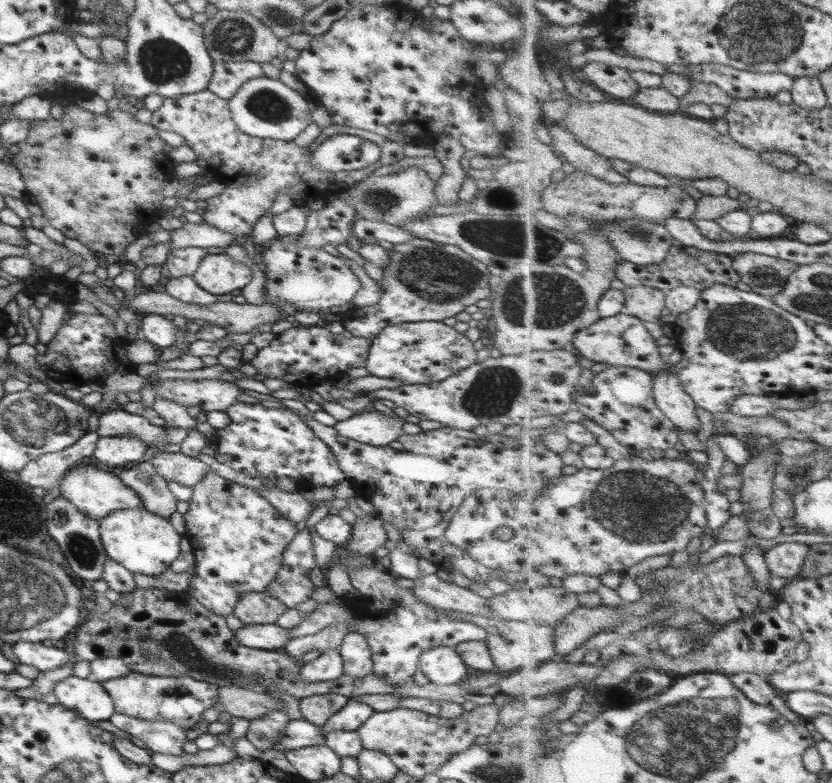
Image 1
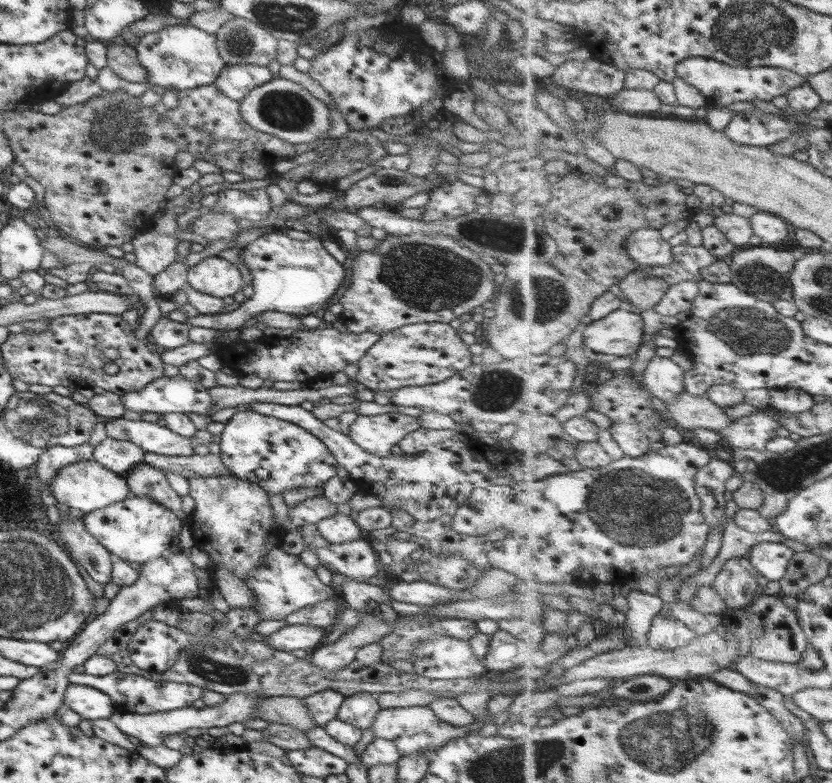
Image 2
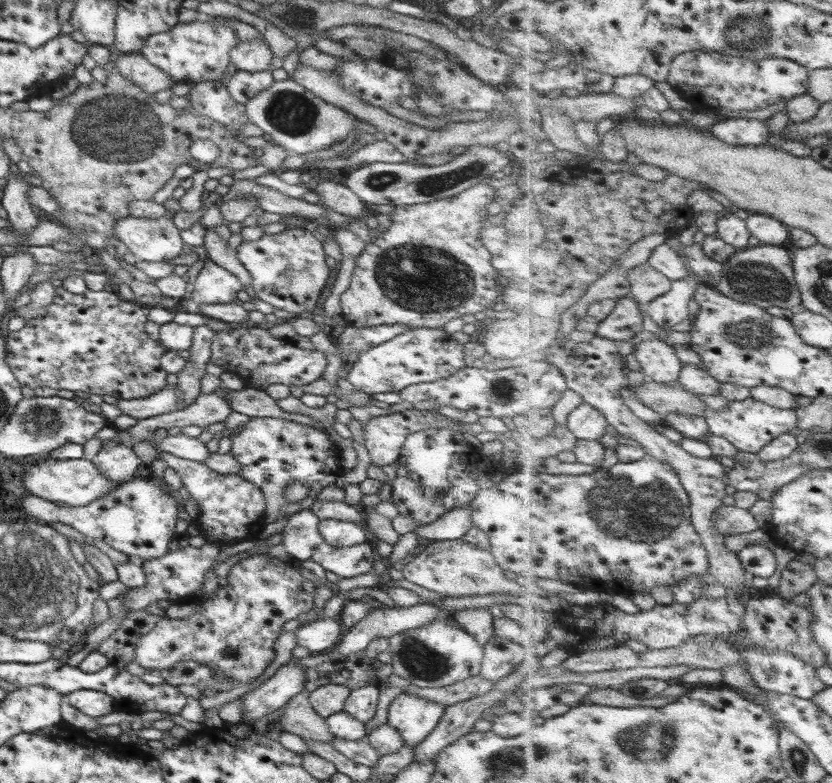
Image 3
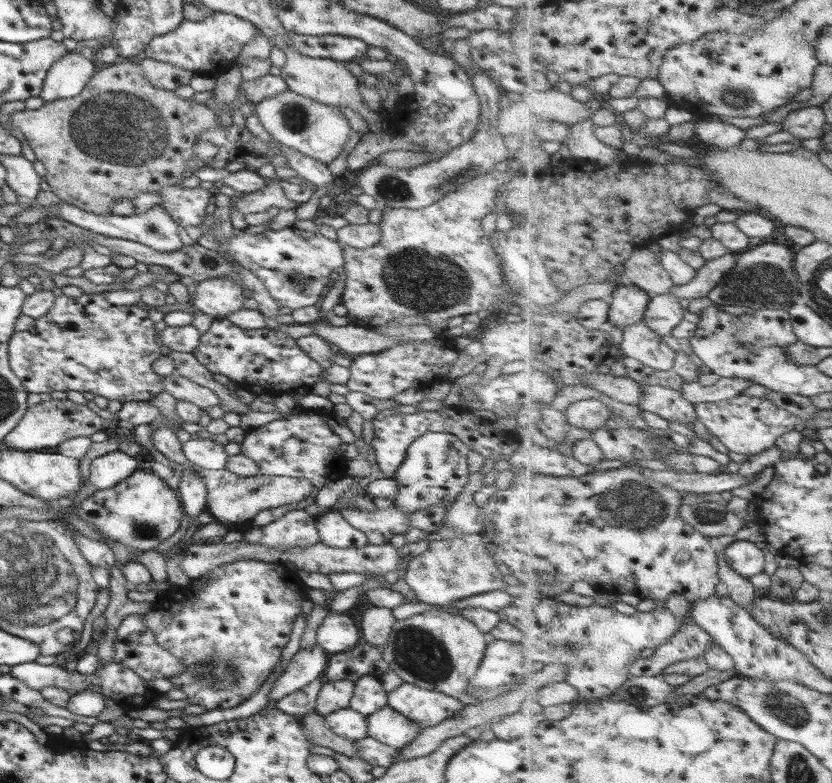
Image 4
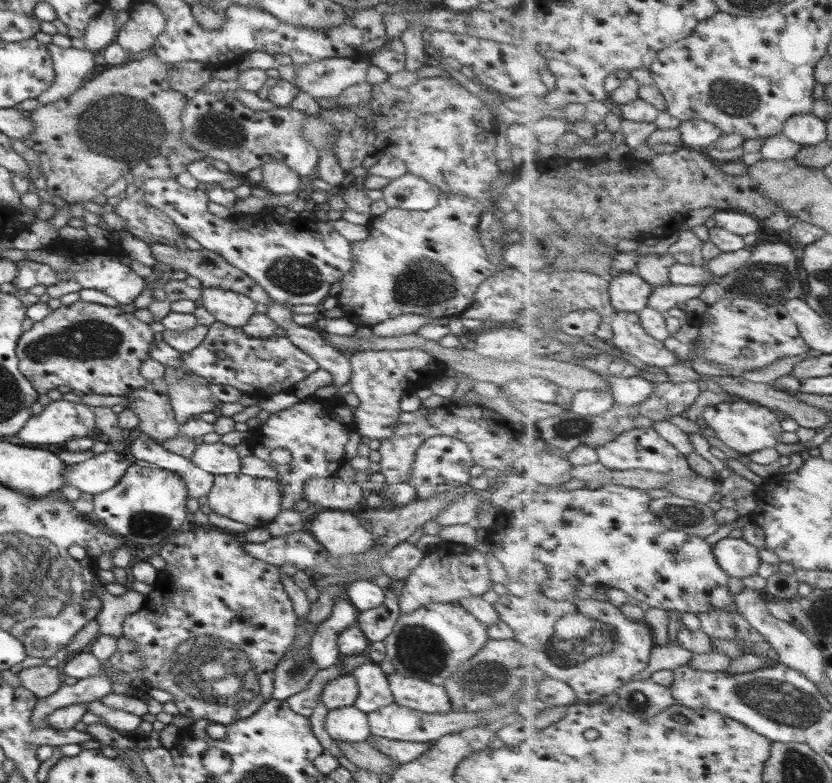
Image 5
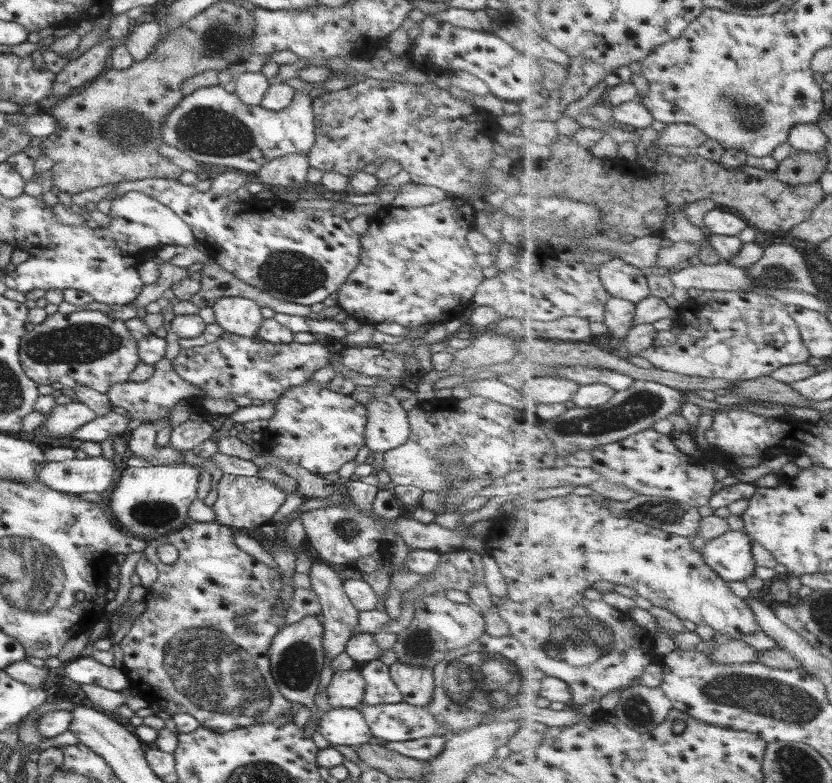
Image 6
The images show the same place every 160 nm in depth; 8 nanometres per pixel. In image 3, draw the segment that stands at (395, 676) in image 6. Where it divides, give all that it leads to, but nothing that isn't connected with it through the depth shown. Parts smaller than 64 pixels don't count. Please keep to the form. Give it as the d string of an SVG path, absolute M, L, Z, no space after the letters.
M398 694L389 704L386 725L394 728L405 746L415 746L437 726L444 707L410 694Z

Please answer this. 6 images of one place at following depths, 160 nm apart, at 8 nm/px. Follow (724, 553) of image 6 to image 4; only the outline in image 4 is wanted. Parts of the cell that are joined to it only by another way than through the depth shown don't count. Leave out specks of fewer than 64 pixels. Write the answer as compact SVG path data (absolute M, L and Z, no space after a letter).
M749 540L735 541L724 549L727 564L741 576L753 578L757 575L765 575L764 550L757 548Z

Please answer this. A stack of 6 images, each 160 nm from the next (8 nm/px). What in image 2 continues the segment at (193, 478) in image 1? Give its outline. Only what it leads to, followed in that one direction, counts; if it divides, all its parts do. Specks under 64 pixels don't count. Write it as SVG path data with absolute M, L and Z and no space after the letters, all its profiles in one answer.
M146 452L142 464L152 466L164 473L177 472L183 478L194 476L224 476L227 470L216 454L205 455L190 454L189 456L163 456Z

